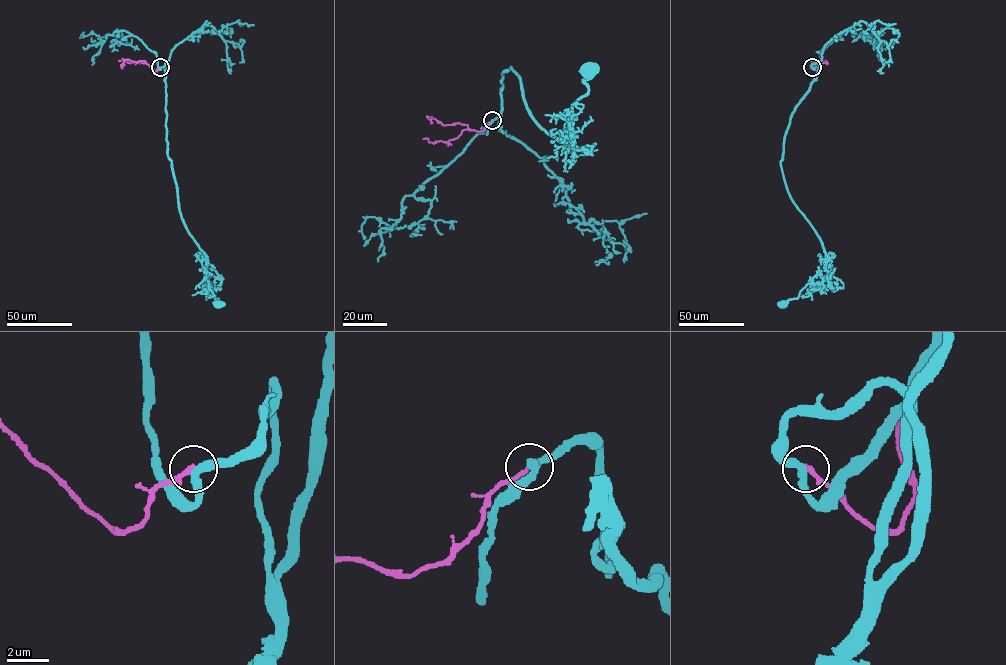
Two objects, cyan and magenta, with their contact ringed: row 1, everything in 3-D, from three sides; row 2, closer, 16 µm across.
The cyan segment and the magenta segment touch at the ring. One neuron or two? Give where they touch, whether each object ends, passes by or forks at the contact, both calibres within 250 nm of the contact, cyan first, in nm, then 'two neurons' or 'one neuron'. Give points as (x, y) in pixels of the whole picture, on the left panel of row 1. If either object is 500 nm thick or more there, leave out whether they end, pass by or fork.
(160, 67) | cyan passes by | magenta ends | 320/200 nm | two neurons

